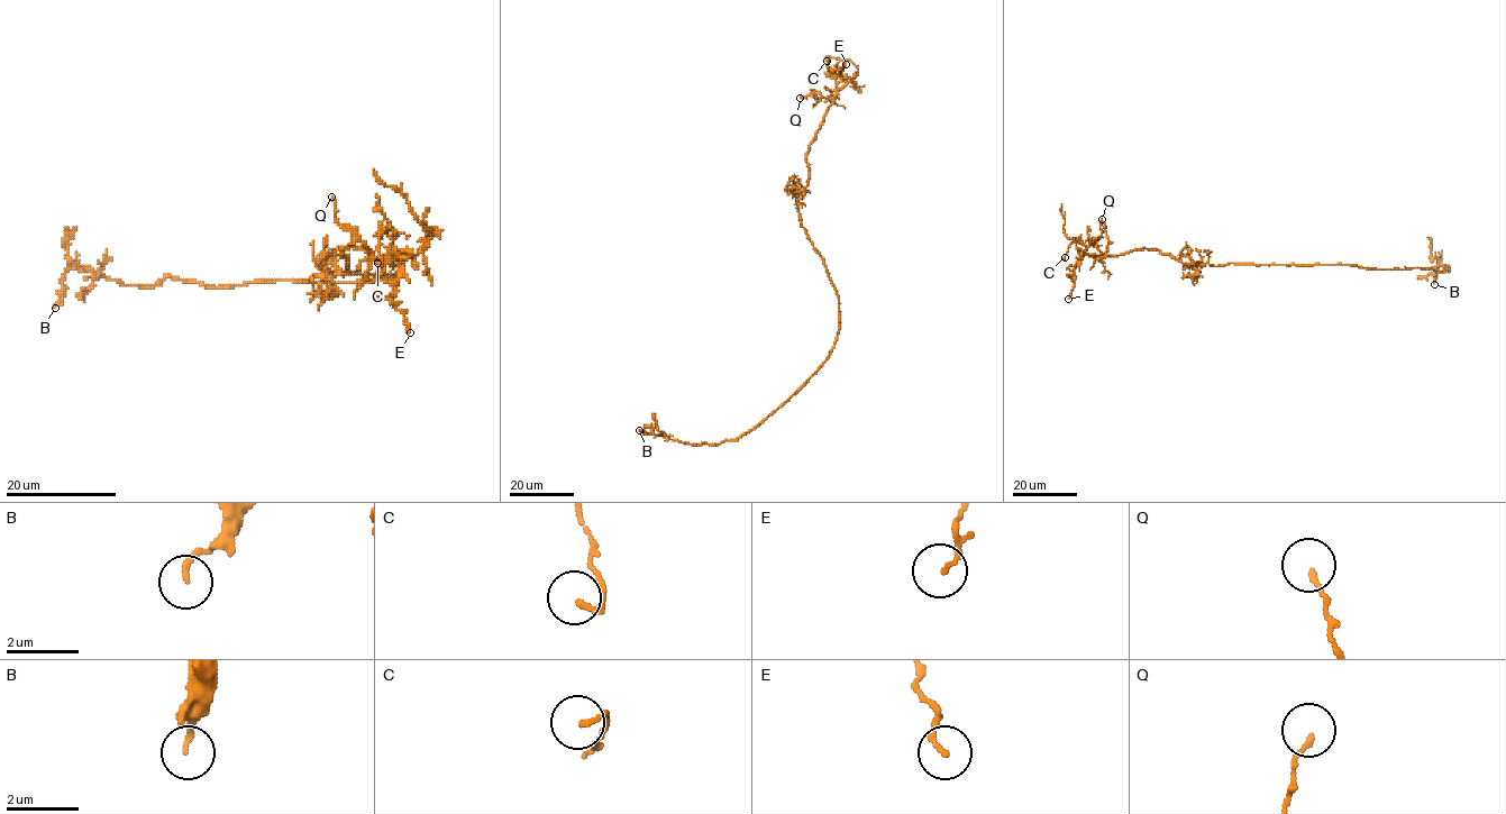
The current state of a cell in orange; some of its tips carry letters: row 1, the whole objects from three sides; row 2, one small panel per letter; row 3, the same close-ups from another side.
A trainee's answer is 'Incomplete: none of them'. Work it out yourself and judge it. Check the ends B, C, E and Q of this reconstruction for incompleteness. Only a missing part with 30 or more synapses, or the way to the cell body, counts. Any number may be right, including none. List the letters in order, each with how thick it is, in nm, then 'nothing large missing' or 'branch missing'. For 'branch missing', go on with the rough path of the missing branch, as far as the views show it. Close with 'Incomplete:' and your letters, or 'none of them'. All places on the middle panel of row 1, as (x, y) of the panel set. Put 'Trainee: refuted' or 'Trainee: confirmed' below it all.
B: 130 nm thick; nothing large missing
C: 140 nm thick; nothing large missing
E: 90 nm thick; nothing large missing
Q: 140 nm thick; nothing large missing
Incomplete: none of them
Trainee: confirmed

